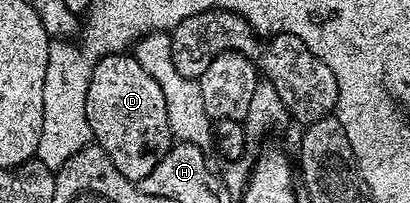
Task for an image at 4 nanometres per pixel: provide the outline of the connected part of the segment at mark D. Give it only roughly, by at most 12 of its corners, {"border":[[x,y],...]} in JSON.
{"border":[[129,52],[97,59],[92,141],[137,183],[175,142],[163,91]]}

